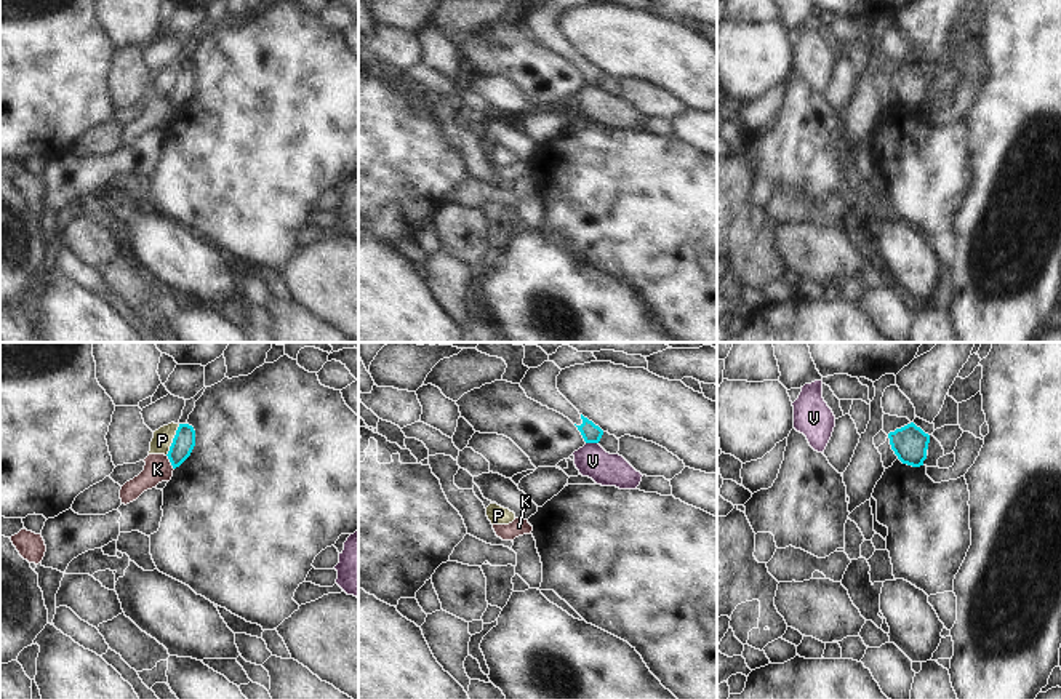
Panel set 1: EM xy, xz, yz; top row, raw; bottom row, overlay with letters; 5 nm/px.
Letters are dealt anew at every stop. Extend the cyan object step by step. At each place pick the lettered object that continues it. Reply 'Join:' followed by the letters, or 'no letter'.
Join: no letter

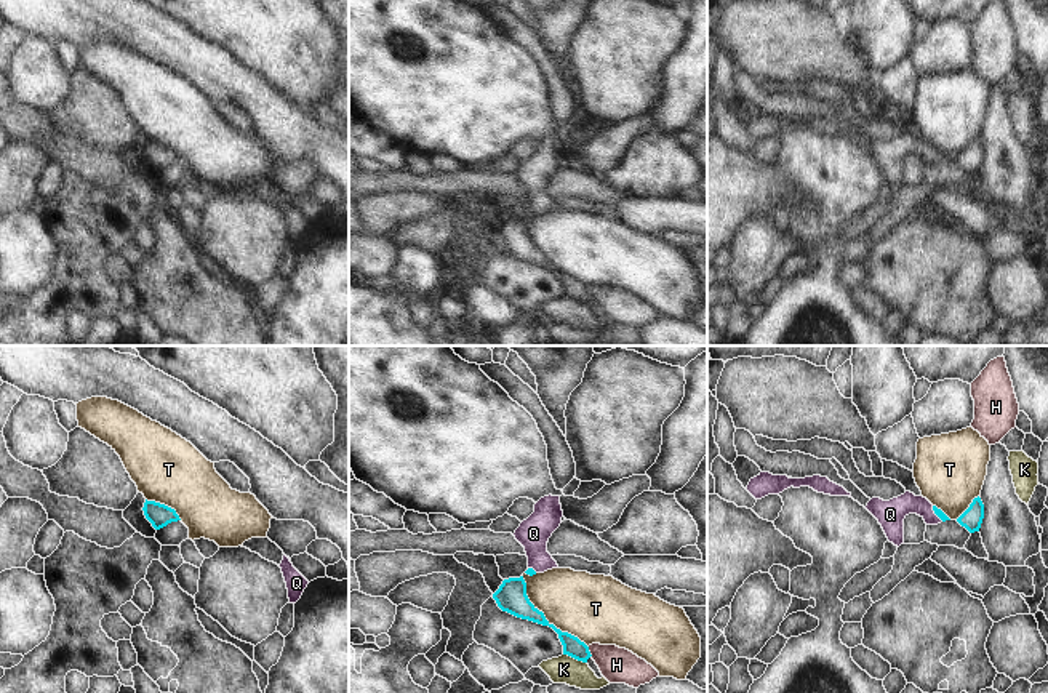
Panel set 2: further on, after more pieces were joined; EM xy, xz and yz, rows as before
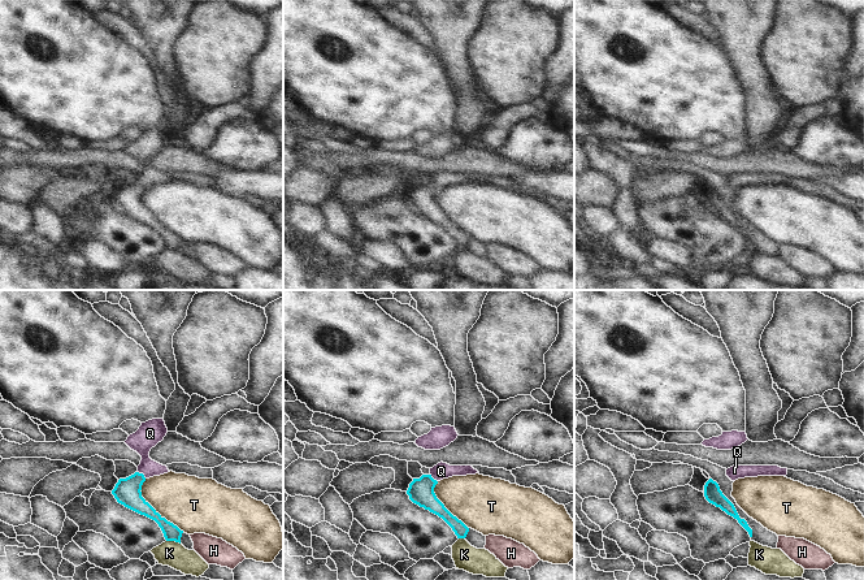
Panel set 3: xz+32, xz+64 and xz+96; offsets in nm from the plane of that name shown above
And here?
Join: Q

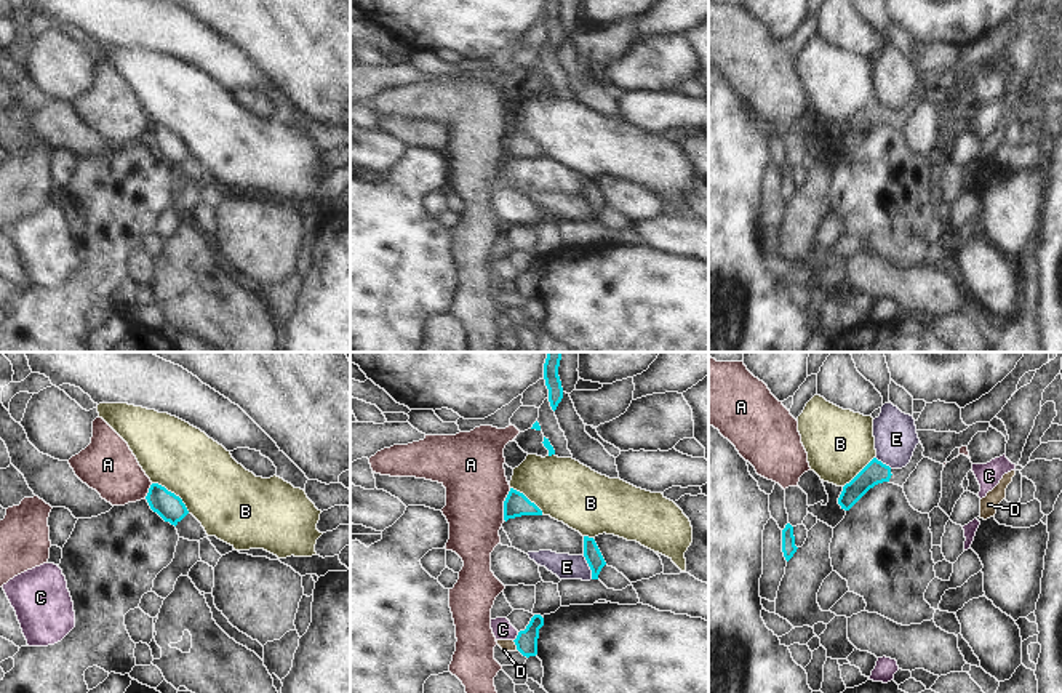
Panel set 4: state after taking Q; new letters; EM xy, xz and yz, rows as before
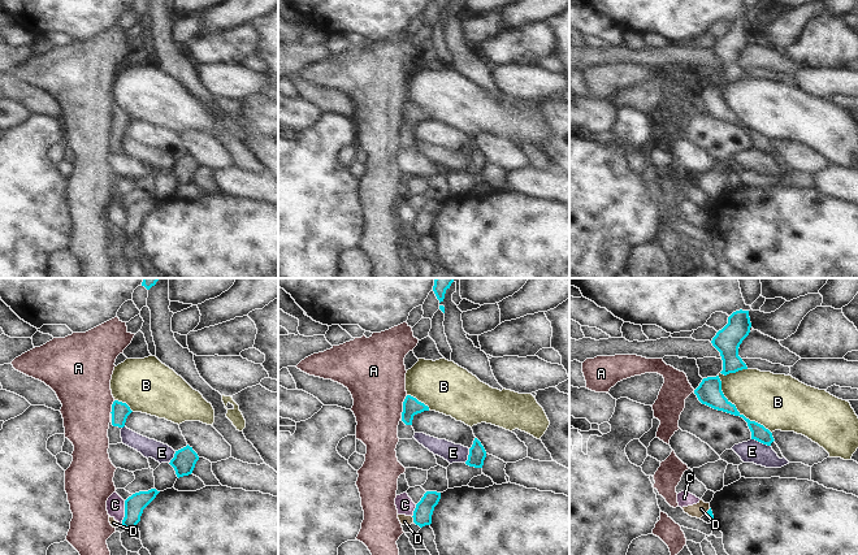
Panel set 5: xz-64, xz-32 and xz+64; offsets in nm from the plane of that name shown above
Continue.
Join: no letter

